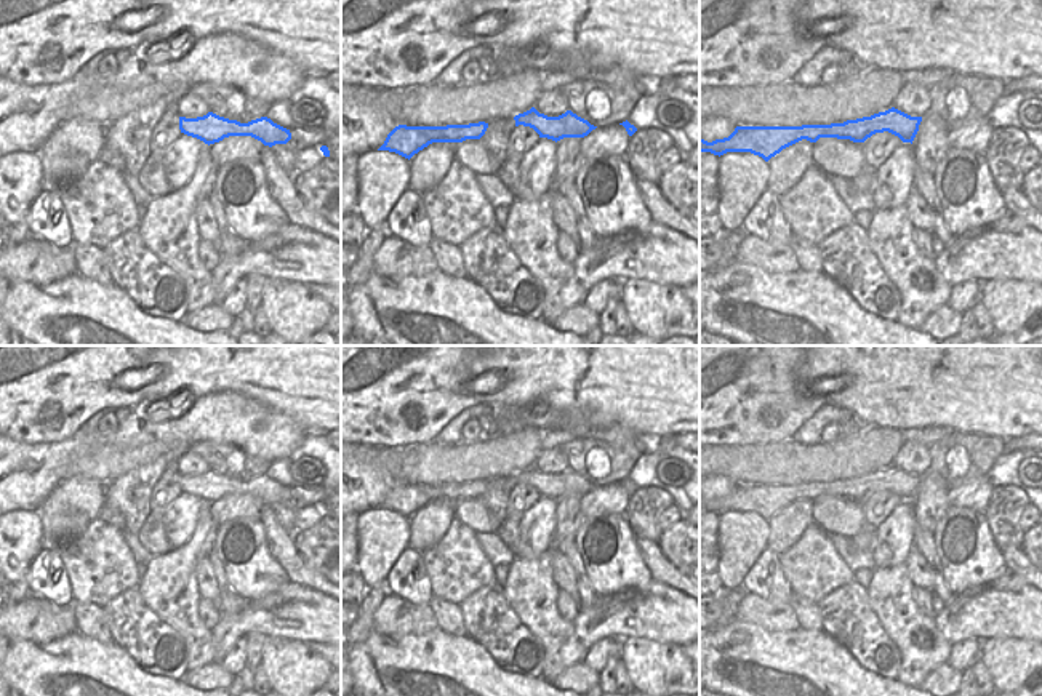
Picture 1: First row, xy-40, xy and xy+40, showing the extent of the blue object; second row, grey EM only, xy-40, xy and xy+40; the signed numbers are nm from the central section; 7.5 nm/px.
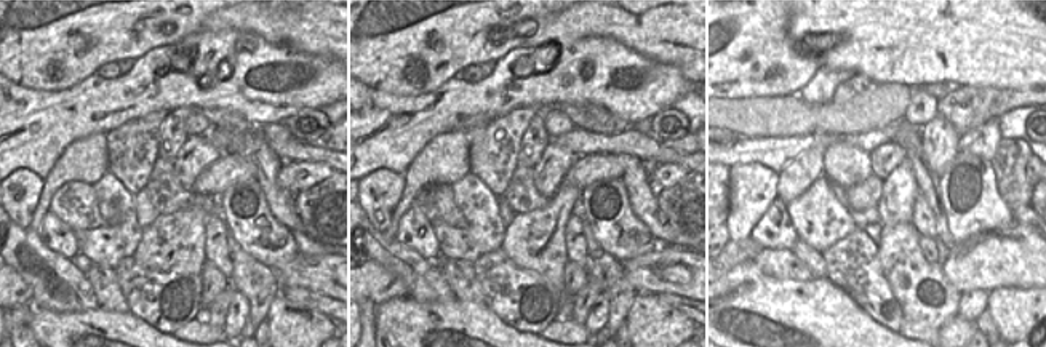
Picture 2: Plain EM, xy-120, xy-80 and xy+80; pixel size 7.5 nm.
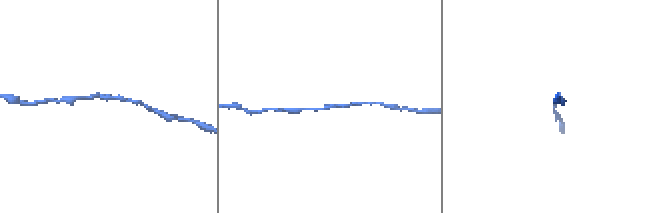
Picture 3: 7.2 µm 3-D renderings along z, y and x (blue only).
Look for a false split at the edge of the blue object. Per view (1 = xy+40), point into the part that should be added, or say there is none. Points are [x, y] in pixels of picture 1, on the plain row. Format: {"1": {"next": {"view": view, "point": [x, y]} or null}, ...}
{"1": {"next": null}}

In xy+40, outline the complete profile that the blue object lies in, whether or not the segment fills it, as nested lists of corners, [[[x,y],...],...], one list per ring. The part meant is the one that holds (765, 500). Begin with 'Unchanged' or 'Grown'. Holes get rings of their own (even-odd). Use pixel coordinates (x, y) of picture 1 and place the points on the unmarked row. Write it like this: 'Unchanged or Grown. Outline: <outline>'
Unchanged. Outline: [[[895,466],[863,475],[831,483],[802,483],[802,485],[736,485],[735,490],[723,498],[707,501],[699,496],[699,510],[723,514],[727,510],[751,510],[768,520],[783,507],[807,498],[816,501],[820,496],[850,498],[864,501],[876,491],[888,490],[903,501],[914,499],[922,475],[911,475]]]

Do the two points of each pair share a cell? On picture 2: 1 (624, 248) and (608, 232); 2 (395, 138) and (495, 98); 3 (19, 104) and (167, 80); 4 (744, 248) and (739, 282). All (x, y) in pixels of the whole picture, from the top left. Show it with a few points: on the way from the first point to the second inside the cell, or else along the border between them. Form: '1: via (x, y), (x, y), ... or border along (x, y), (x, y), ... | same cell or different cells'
1: via (619, 245), (613, 237) | same cell
2: via (419, 119), (445, 109), (456, 99), (471, 99) | same cell
3: via (56, 104), (106, 104), (130, 96) | same cell
4: border along (752, 258), (734, 264), (723, 275) | different cells

